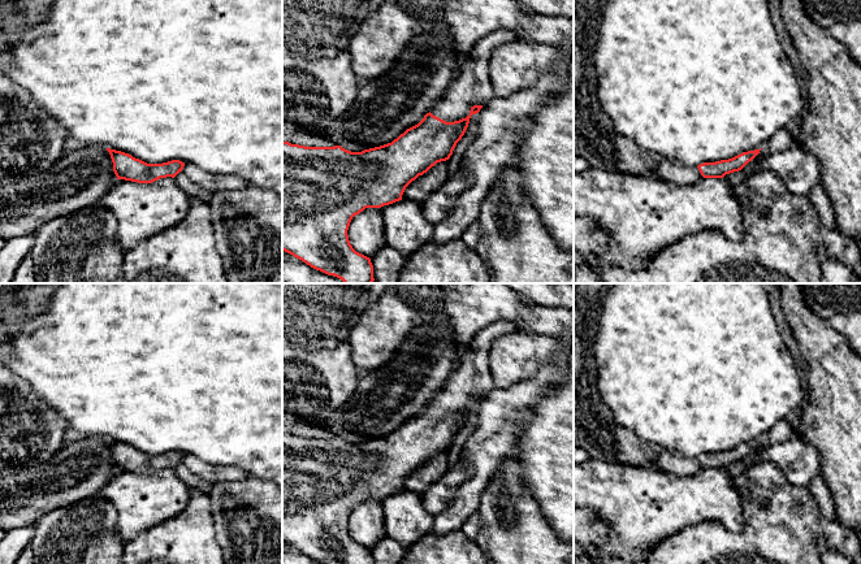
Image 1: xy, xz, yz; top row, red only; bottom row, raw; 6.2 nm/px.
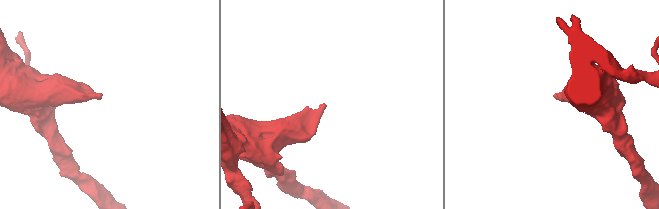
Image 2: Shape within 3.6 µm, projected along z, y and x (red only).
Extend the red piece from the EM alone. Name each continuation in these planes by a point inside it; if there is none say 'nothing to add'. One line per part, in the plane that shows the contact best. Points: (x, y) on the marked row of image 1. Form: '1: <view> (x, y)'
1: xz (472, 85)

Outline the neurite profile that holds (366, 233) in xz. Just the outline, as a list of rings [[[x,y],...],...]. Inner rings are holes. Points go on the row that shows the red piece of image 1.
[[[365,208],[354,216],[347,235],[352,248],[367,257],[386,246],[381,208]]]

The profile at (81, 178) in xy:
[[[83,146],[60,157],[49,170],[0,179],[0,238],[35,234],[48,221],[99,200],[117,182],[105,147]]]

